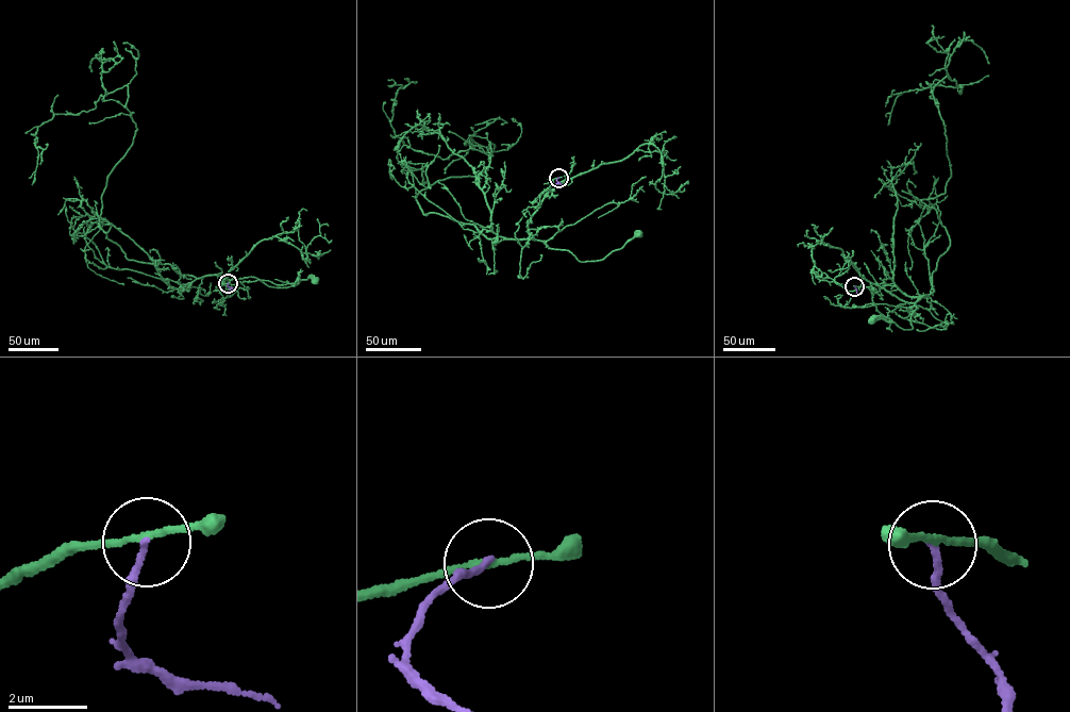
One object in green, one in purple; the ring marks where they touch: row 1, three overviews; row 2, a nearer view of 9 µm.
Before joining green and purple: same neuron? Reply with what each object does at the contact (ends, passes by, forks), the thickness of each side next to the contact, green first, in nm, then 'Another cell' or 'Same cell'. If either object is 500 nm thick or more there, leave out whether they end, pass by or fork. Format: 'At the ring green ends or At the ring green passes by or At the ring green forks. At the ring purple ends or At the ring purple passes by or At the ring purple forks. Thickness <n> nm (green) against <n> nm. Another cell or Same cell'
At the ring green passes by. At the ring purple ends. Thickness 150 nm (green) against 140 nm. Another cell

